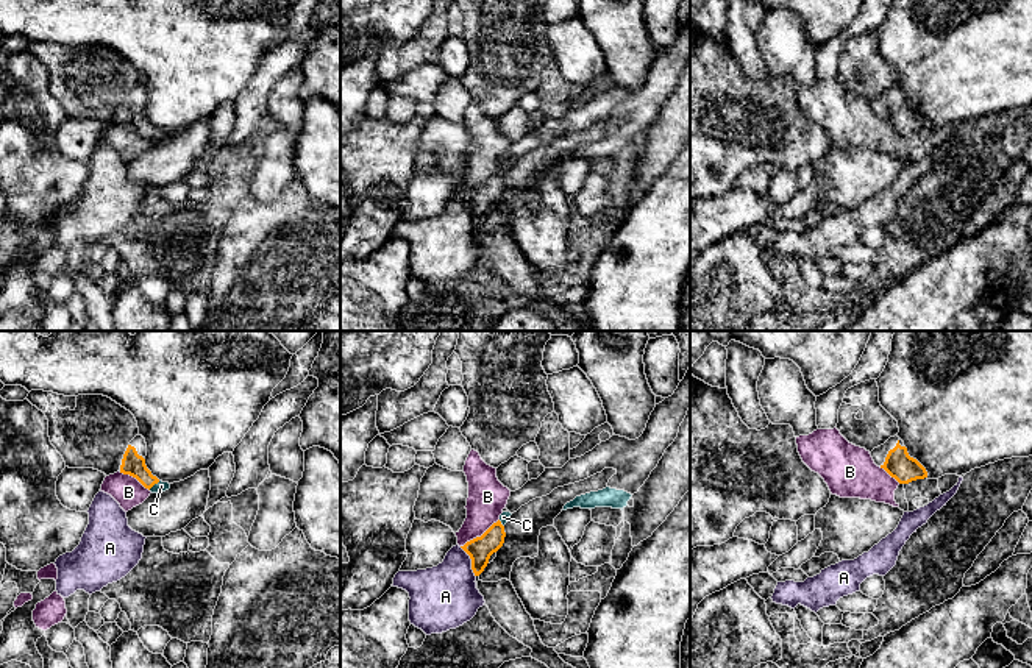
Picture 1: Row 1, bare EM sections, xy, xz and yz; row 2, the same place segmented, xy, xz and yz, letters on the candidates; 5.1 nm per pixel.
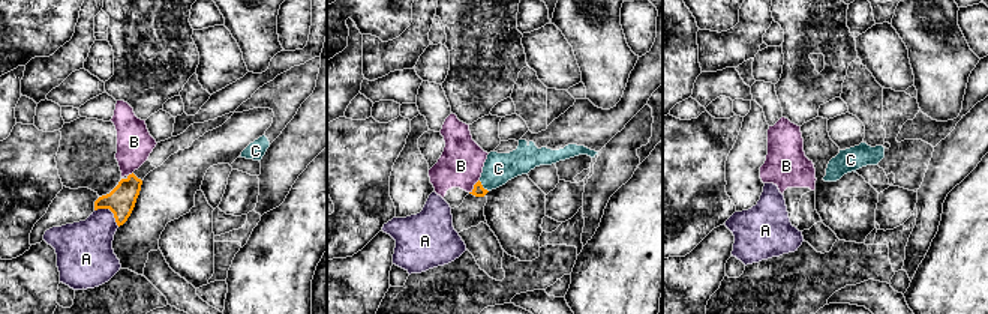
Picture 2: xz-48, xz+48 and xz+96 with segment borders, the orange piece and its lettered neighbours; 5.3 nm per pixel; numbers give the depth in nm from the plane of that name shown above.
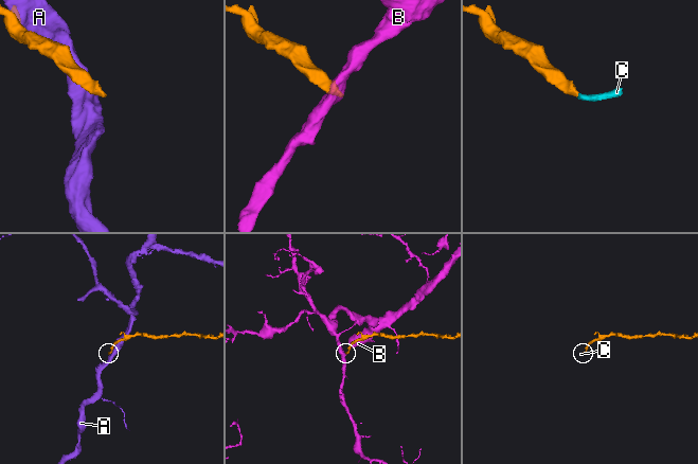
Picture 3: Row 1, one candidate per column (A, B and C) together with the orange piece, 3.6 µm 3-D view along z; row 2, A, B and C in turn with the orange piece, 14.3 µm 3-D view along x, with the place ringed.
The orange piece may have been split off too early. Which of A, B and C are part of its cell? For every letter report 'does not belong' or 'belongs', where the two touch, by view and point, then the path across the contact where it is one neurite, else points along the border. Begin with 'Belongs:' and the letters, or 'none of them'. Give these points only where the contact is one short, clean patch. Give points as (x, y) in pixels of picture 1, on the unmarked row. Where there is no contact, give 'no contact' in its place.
Belongs: C
A: does not belong; contact xz (472, 213)
B: does not belong; contact xz (481, 186); border xz (498, 169), (480, 186), (461, 197)
C: belongs; contact xy (153, 135); way xy (133, 114), (153, 135), (161, 136)

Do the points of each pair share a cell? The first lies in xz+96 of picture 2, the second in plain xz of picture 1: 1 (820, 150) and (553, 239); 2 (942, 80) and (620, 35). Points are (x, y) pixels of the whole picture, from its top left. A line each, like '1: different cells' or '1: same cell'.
1: same cell
2: same cell

